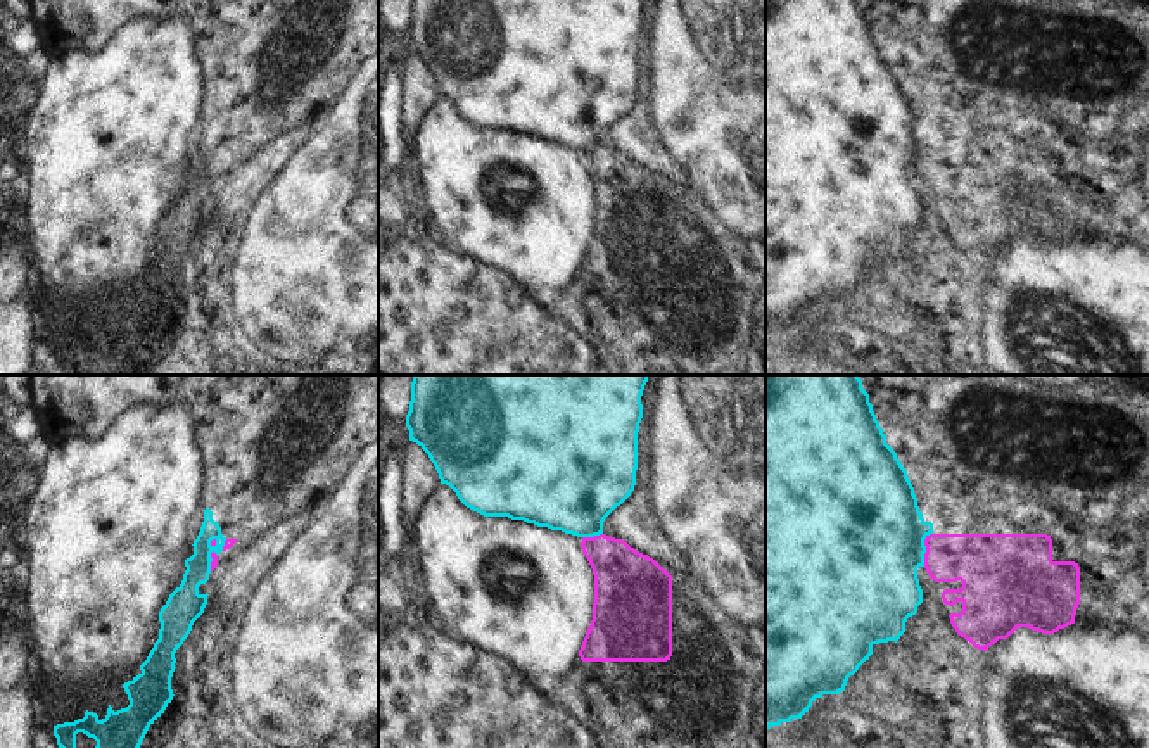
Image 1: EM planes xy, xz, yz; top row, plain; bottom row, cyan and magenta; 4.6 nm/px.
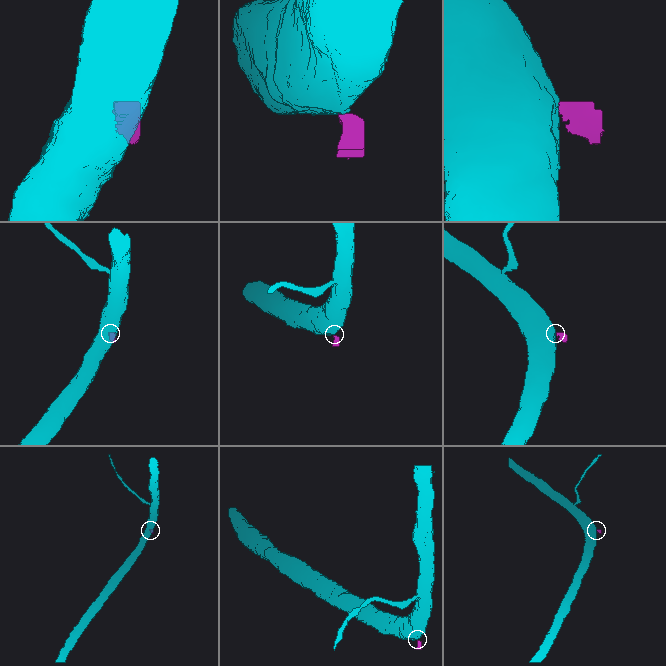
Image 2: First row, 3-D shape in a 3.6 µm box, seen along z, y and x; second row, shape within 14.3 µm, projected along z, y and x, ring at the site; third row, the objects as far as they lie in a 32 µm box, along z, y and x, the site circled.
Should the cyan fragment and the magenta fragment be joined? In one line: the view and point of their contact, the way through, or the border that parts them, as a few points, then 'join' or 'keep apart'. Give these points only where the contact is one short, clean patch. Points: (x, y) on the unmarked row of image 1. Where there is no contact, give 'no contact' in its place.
contact yz (925, 163); border yz (932, 145), (925, 152), (923, 178); keep apart

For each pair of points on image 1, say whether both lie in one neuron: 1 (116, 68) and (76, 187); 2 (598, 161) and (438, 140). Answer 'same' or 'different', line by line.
1: same
2: same

